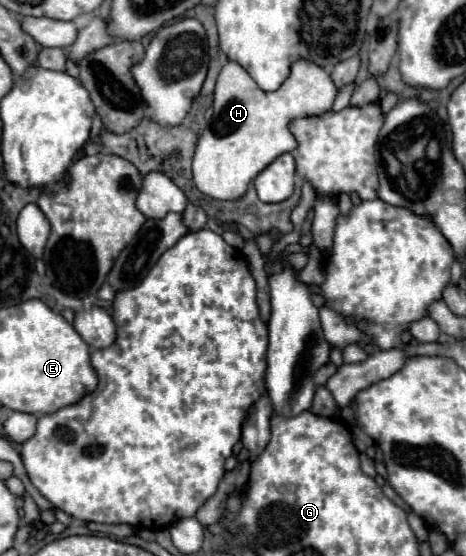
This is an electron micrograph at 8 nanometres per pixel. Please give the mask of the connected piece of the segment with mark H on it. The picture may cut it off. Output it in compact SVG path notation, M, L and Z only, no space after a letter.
M297 60L289 78L275 92L263 92L253 78L237 64L227 62L217 78L213 114L209 128L197 140L193 154L193 182L197 190L215 200L241 198L255 176L277 156L297 150L297 140L289 130L295 118L321 116L331 110L337 88L331 76L317 64Z

